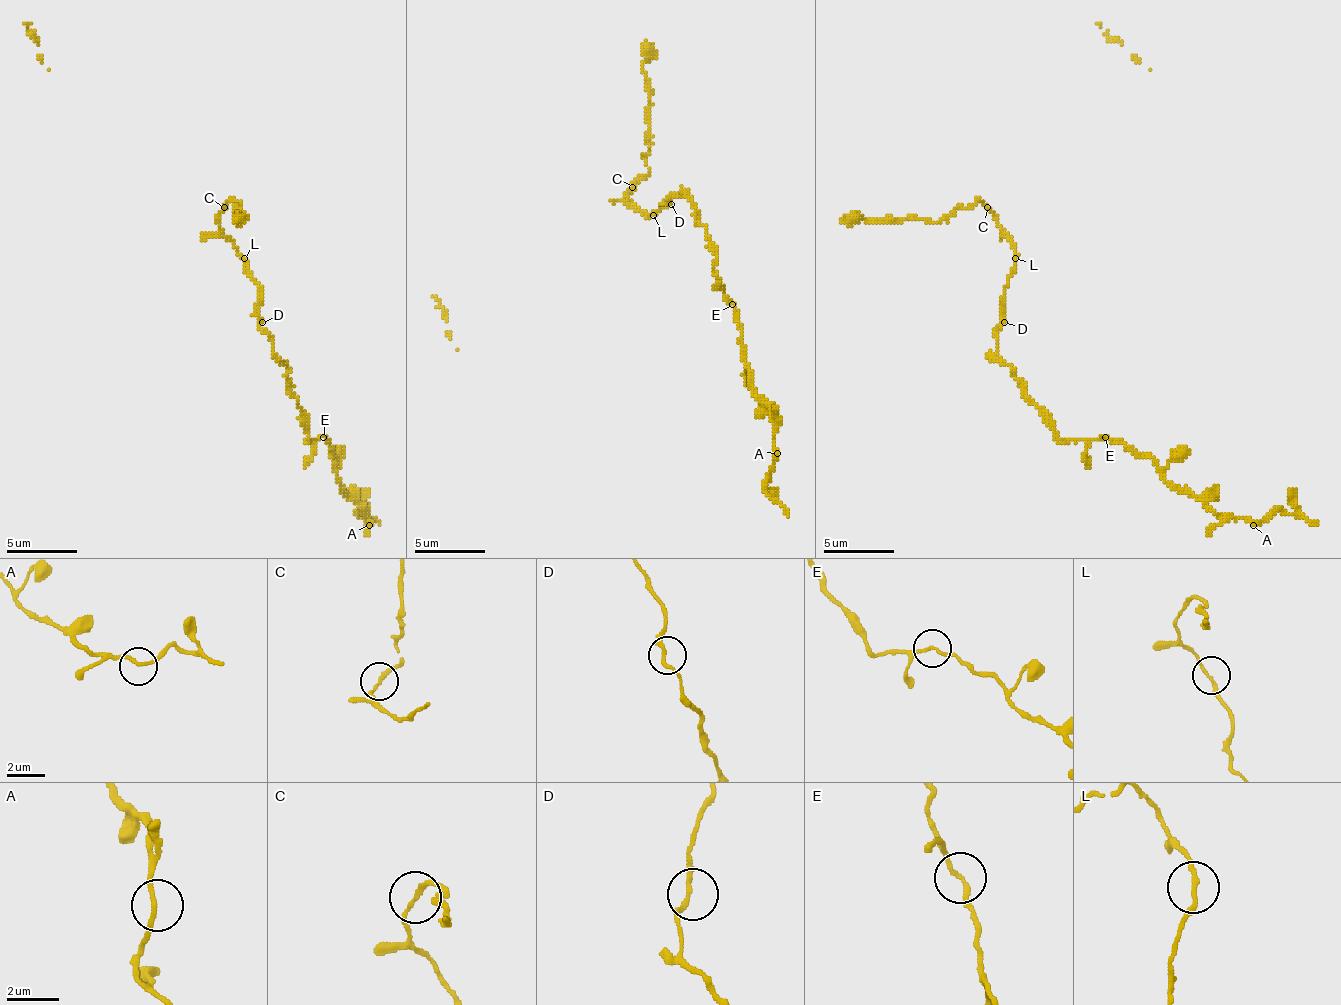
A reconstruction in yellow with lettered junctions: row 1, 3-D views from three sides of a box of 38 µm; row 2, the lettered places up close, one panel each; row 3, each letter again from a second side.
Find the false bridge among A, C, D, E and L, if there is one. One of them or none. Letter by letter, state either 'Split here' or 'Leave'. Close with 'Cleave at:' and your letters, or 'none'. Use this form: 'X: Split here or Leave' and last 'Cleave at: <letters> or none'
A: Leave
C: Leave
D: Leave
E: Leave
L: Leave
Cleave at: none

